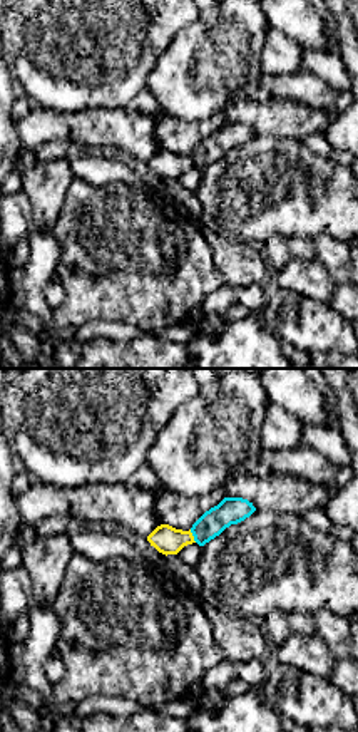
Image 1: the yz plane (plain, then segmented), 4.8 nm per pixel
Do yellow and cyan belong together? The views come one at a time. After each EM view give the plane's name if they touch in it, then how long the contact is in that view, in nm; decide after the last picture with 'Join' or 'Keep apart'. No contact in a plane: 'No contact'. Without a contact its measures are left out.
Touches yellow in yz. Shared border 70 nm

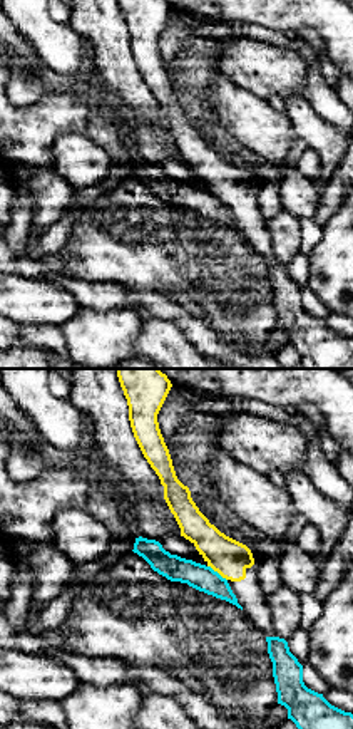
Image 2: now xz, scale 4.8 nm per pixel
Touches yellow in xz. Shared border 120 nm

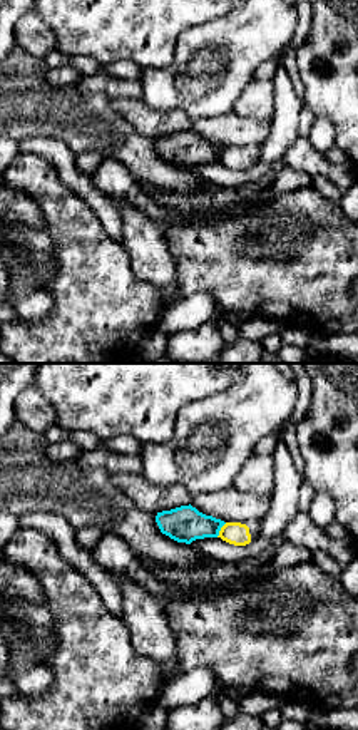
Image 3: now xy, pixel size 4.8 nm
Touches yellow in xy. Shared border 90 nm

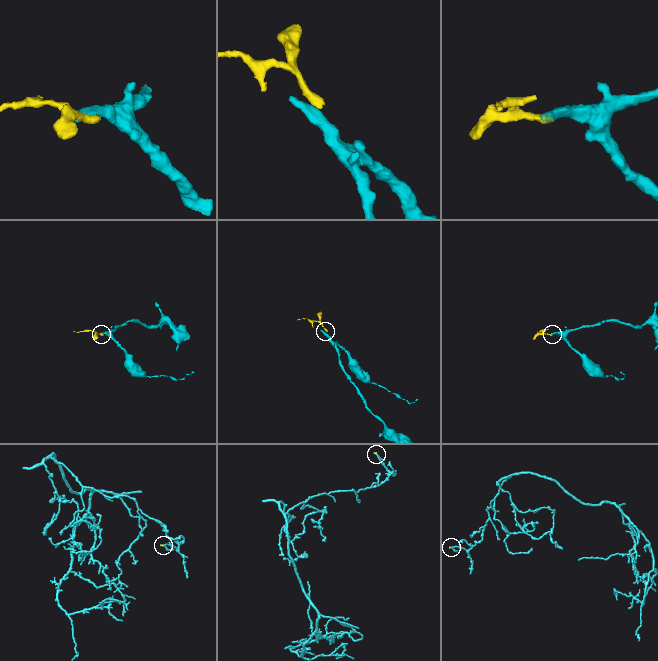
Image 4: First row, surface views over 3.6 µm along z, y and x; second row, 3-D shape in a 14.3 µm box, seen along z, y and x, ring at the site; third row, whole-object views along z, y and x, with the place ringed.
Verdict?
Keep apart

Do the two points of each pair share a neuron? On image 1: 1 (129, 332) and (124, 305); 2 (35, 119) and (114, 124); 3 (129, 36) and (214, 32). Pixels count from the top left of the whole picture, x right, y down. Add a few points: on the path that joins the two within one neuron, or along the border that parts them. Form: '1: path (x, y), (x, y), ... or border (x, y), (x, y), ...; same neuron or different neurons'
1: border (89, 320), (121, 320), (151, 332); different neurons
2: path (56, 123), (94, 123); same neuron
3: border (198, 17), (174, 37), (154, 67); different neurons

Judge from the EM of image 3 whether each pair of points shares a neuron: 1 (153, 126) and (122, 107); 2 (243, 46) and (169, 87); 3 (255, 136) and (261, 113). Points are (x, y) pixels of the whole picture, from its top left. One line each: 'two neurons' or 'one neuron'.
1: one neuron
2: one neuron
3: two neurons

